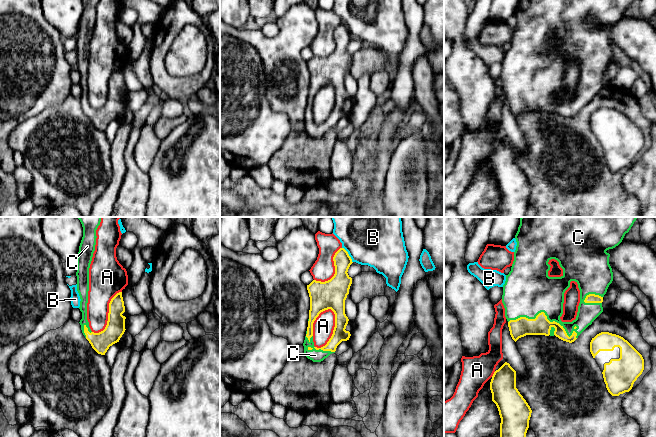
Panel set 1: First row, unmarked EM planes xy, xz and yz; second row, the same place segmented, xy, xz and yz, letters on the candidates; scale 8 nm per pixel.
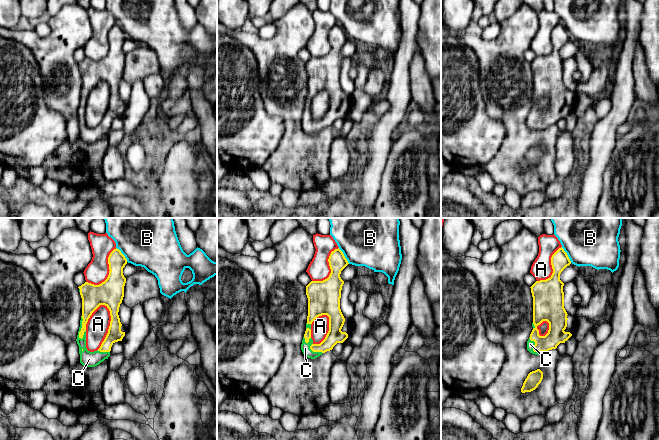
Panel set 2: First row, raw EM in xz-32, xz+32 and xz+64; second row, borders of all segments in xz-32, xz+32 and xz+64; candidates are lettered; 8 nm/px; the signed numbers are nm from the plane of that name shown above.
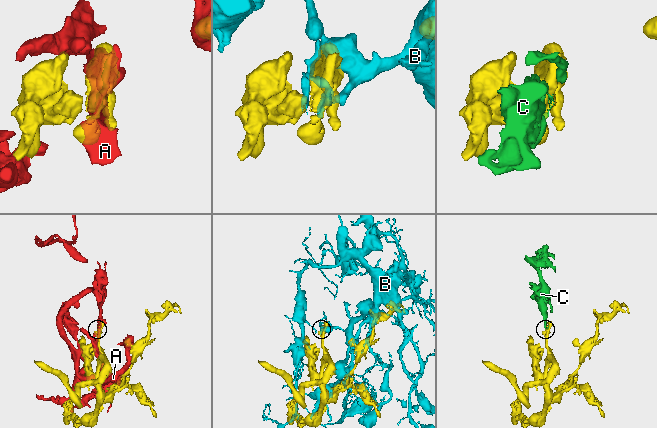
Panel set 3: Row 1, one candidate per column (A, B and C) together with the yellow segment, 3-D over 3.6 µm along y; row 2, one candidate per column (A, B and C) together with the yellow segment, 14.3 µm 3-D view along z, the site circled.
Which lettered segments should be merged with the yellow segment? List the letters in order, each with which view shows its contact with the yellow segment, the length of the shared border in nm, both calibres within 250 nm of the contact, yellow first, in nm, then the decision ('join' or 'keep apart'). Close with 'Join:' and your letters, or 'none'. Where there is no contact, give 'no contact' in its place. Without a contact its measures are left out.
A: xz | 340 nm | 170/170 nm | keep apart
B: xz | 150 nm | 170/480 nm | keep apart
C: yz | 550 nm | 150/400 nm | join
Join: C

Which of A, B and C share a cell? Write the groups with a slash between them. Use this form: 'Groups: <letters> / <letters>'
Groups: A / B / C

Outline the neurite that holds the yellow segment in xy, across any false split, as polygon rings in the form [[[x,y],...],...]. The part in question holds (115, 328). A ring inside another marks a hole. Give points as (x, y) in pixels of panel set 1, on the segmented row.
[[[77,217],[83,227],[83,237],[79,246],[77,257],[77,291],[80,296],[81,330],[92,348],[101,355],[105,355],[113,344],[119,342],[125,332],[125,312],[122,292],[117,293],[109,303],[108,321],[105,329],[94,333],[87,320],[87,303],[89,291],[89,268],[96,245],[96,230],[101,222],[101,217]]]

